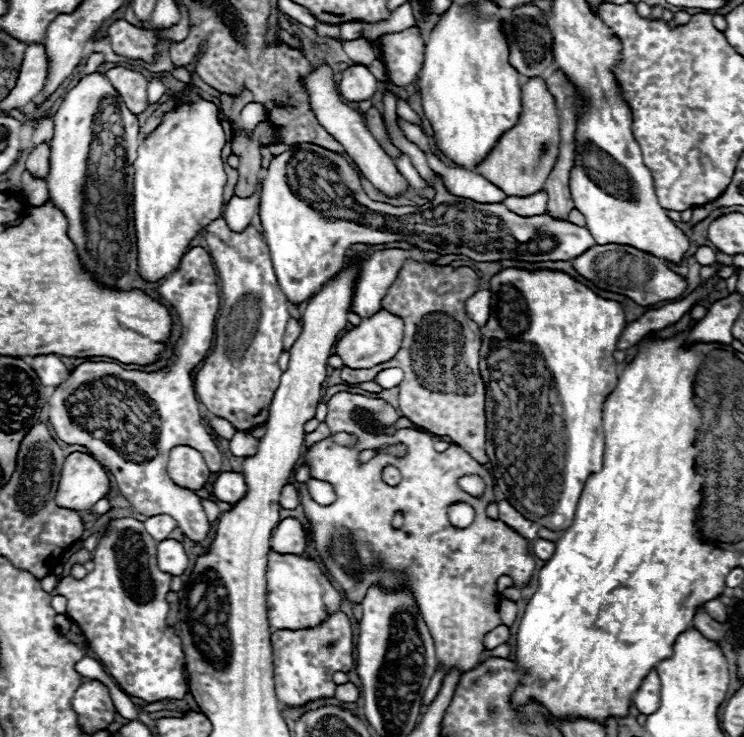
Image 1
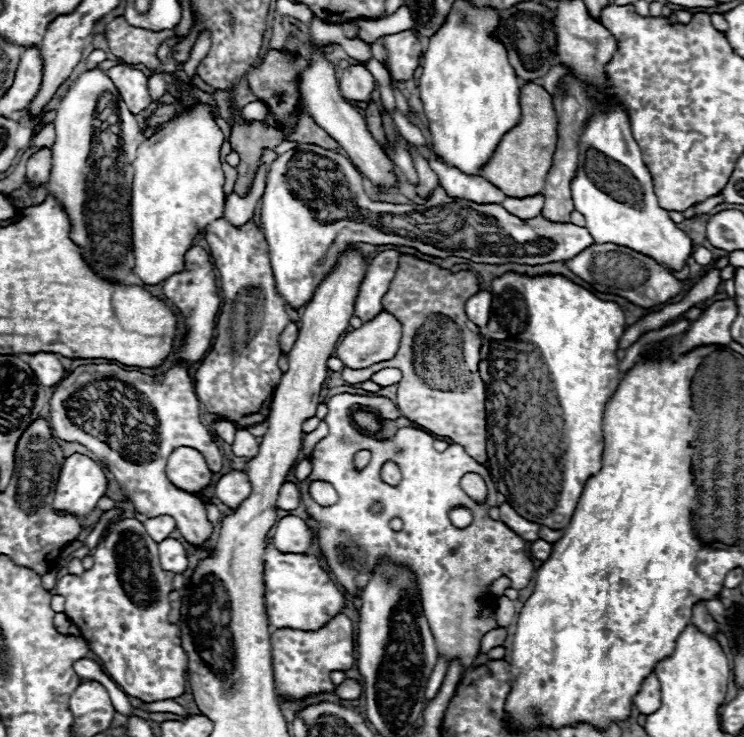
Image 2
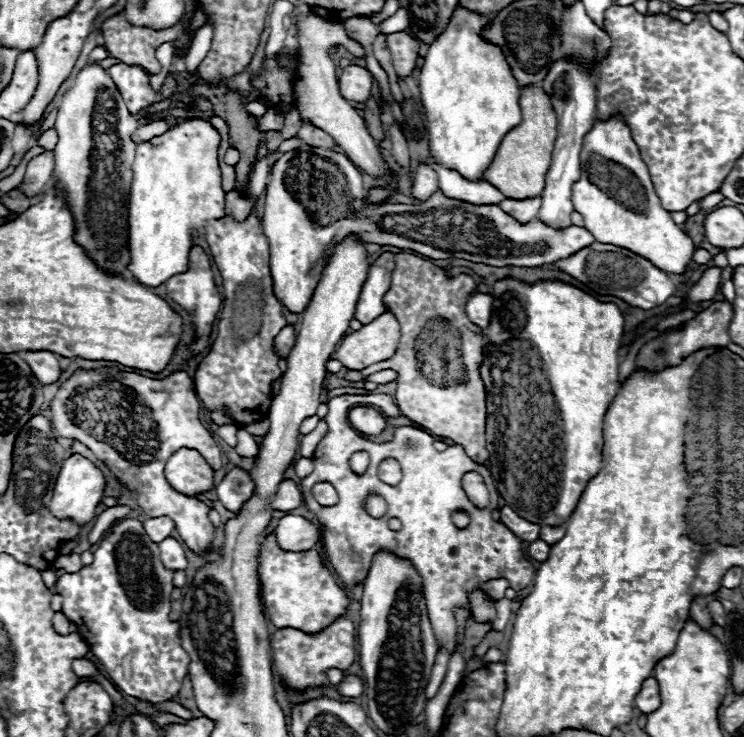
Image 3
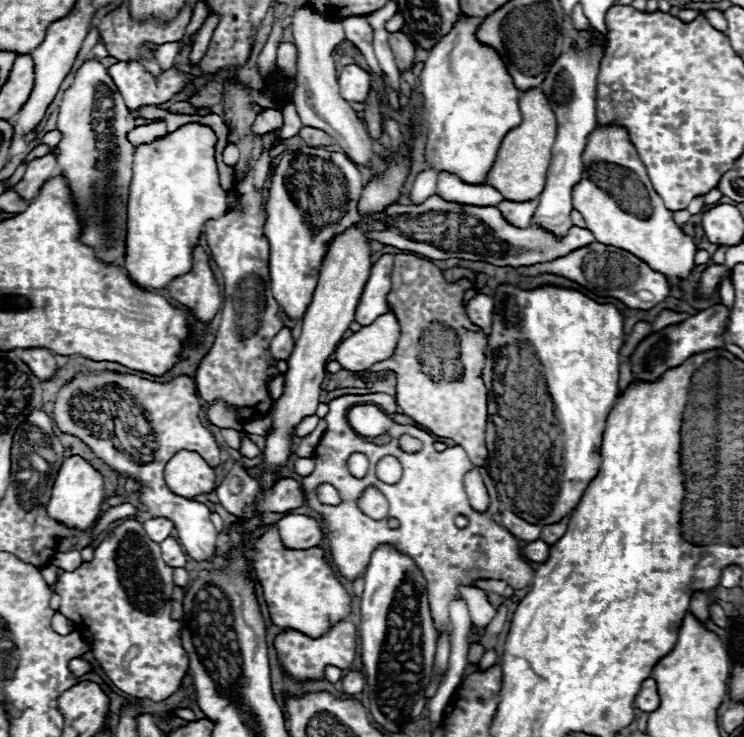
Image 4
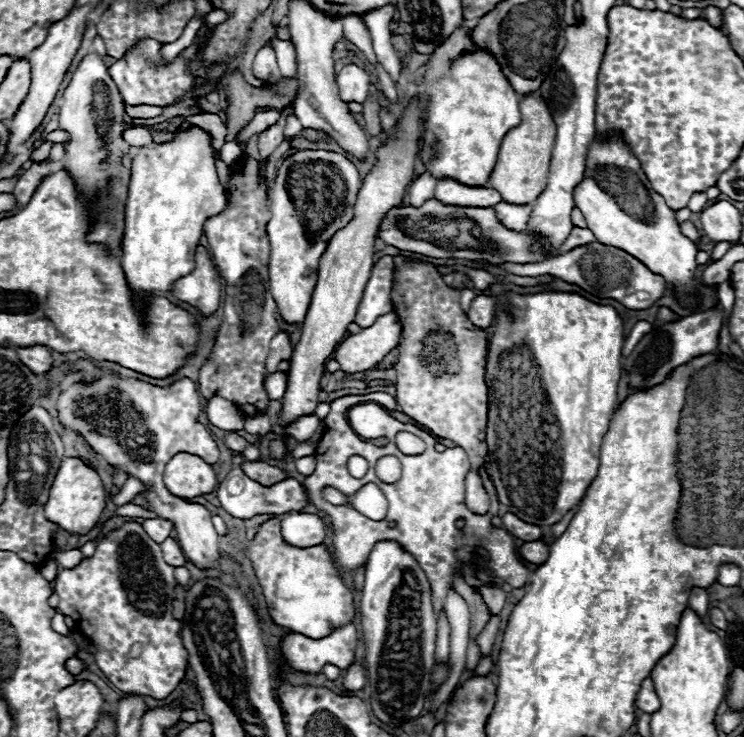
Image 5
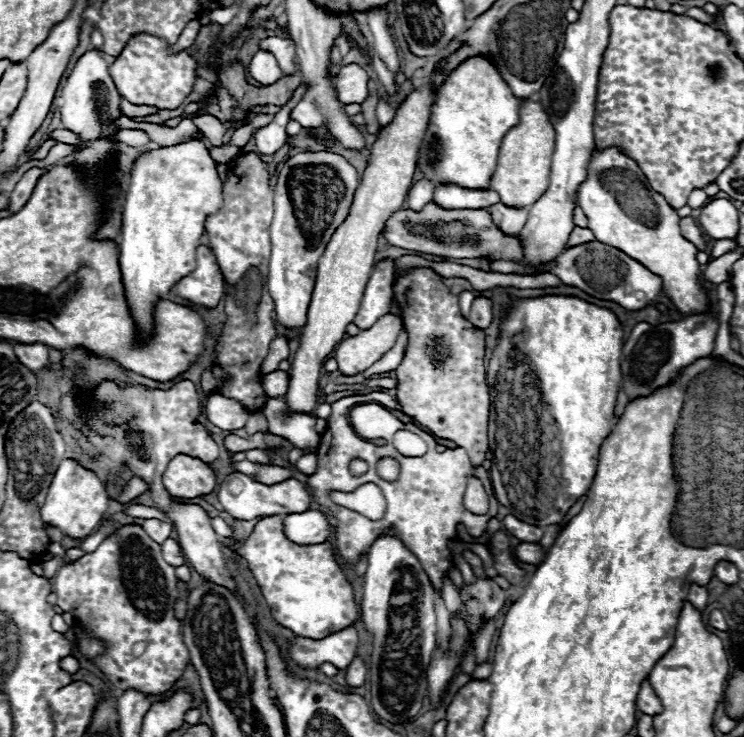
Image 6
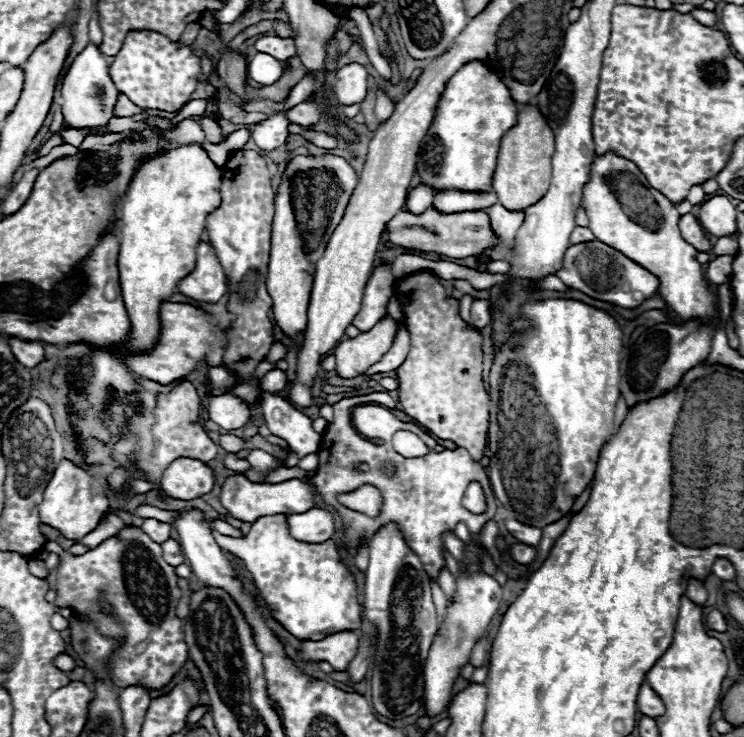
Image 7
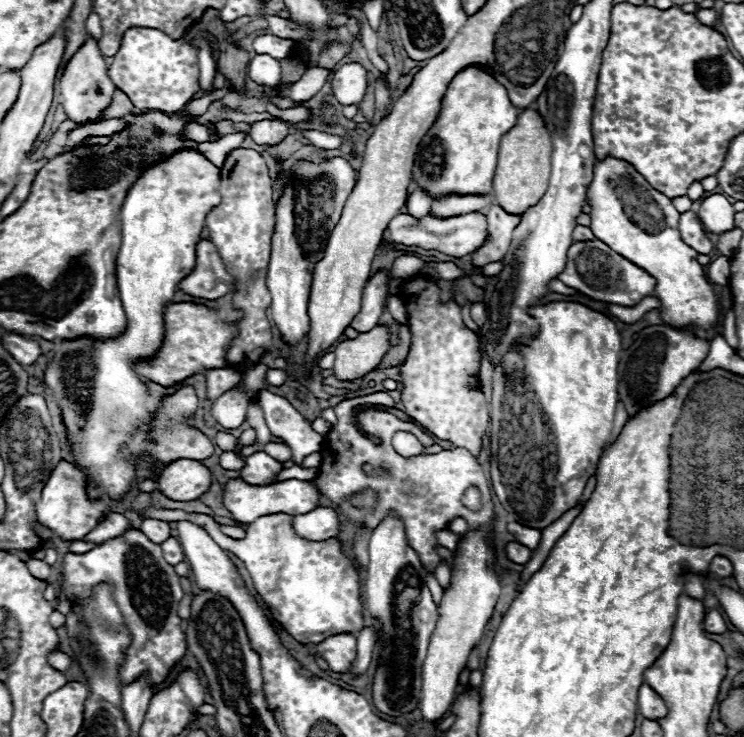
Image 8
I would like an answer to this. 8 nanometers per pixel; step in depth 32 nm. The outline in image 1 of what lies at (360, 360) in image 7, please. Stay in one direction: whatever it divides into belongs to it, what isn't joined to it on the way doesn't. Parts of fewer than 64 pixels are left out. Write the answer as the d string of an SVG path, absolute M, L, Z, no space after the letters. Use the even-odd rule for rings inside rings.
M388 310L376 312L376 316L362 320L360 326L348 330L338 342L336 342L336 354L342 358L344 366L348 368L370 368L380 362L388 362L396 356L400 342L402 342L402 332L404 332L404 322L390 314Z

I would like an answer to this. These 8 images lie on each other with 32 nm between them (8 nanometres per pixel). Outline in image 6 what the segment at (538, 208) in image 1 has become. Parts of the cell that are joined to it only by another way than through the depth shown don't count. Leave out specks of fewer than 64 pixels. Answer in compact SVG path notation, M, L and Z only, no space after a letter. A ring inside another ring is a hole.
M494 204L488 208L492 214L494 224L508 236L514 236L524 226L524 220L528 218L528 208L508 208L504 204Z

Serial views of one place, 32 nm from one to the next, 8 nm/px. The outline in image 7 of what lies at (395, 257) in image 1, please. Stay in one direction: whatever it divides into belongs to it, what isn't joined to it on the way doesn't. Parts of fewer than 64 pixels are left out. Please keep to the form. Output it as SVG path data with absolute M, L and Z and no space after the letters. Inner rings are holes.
M378 266L372 272L364 288L362 308L354 316L352 326L356 326L360 332L366 332L386 314L386 306L392 296L392 282L394 282L394 276L390 272L390 266Z

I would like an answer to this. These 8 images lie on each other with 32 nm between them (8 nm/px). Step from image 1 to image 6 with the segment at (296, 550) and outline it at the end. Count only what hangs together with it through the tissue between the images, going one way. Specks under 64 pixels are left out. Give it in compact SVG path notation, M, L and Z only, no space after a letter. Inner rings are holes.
M306 510L302 514L288 514L284 518L286 536L298 544L320 544L332 534L328 516L320 510Z

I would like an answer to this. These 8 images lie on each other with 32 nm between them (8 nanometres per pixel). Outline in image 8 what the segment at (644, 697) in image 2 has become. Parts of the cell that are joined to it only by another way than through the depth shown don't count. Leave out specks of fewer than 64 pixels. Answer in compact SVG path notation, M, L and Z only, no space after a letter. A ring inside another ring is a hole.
M642 684L642 688L640 688L640 694L638 694L638 712L646 720L660 720L660 718L666 716L664 700L648 684Z

